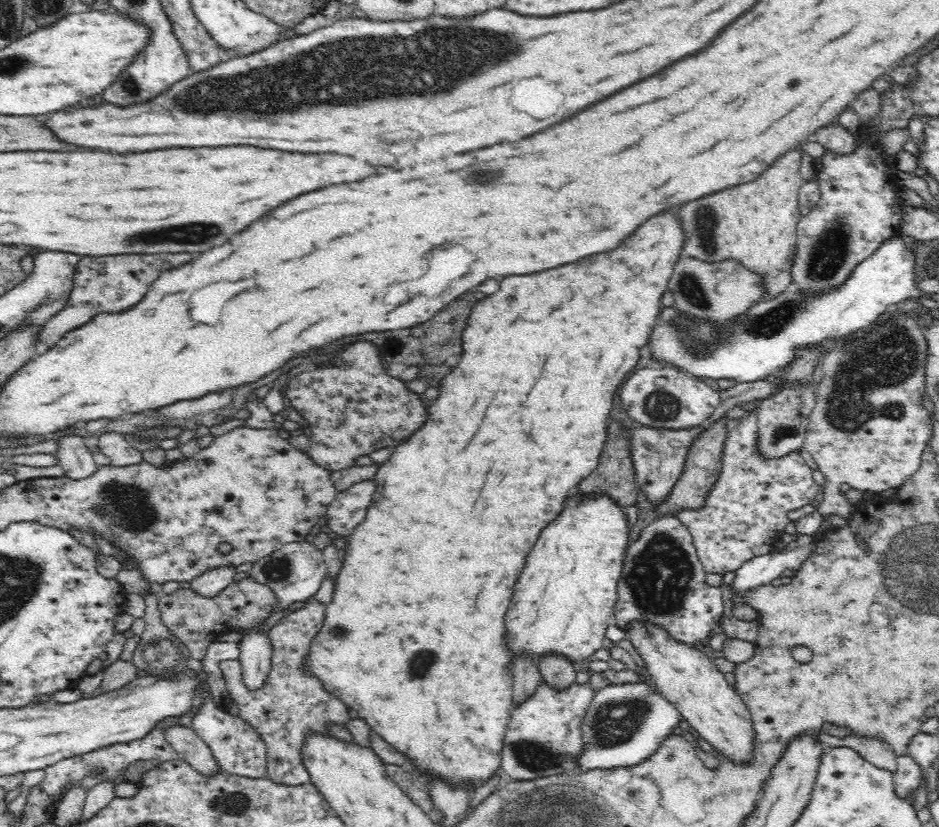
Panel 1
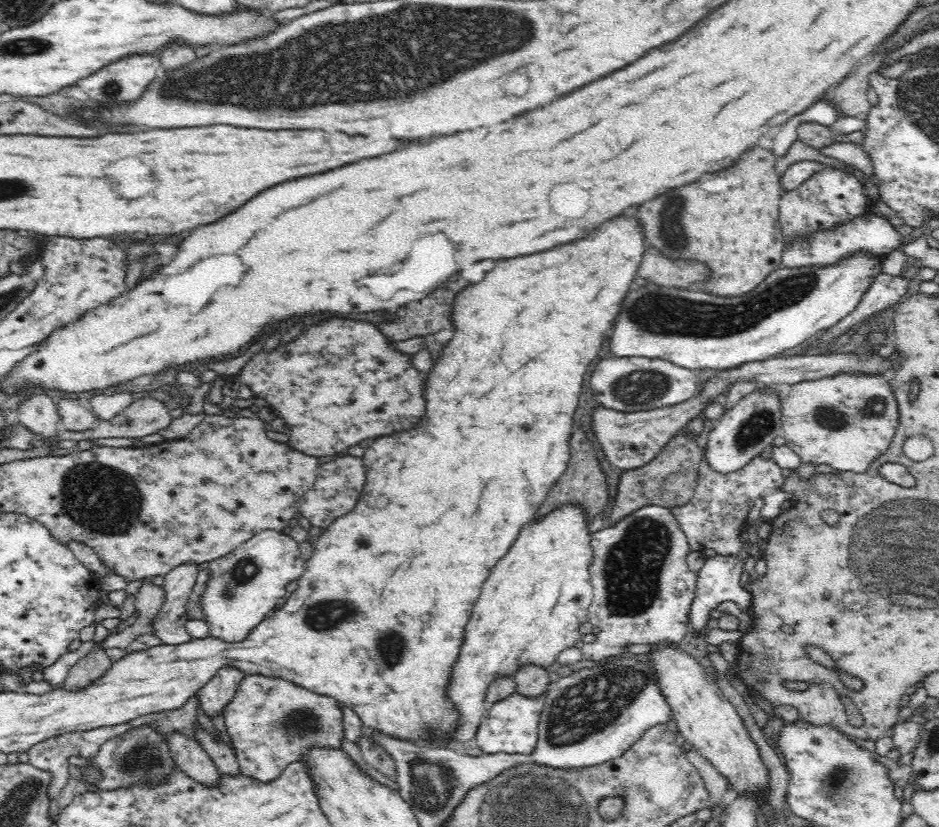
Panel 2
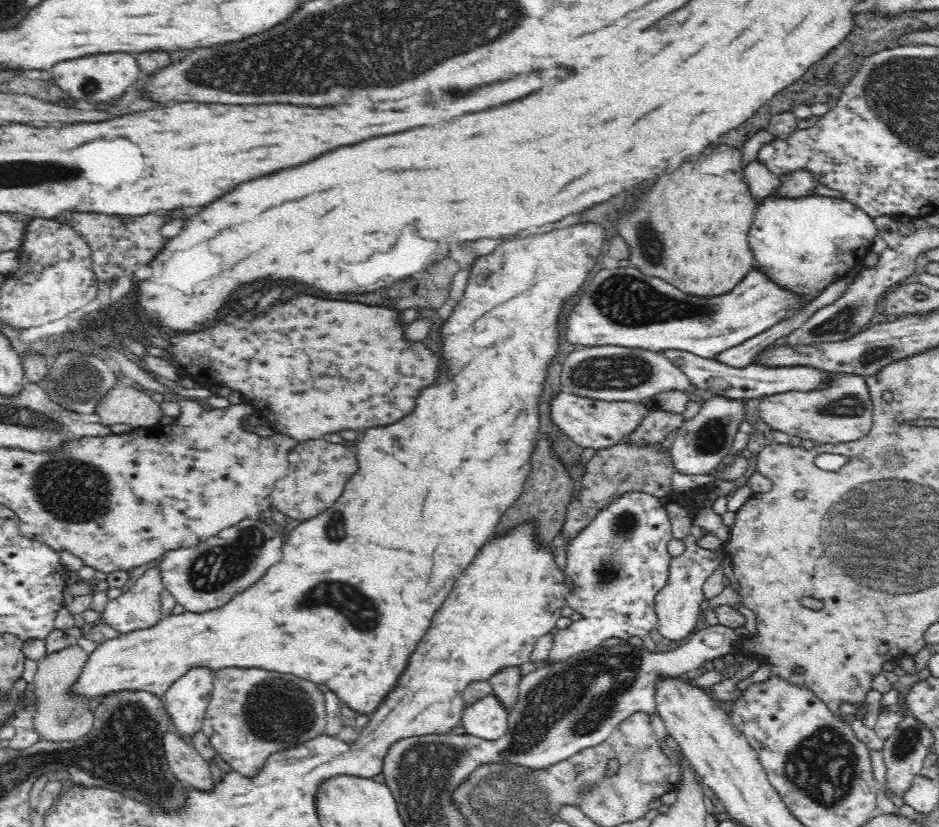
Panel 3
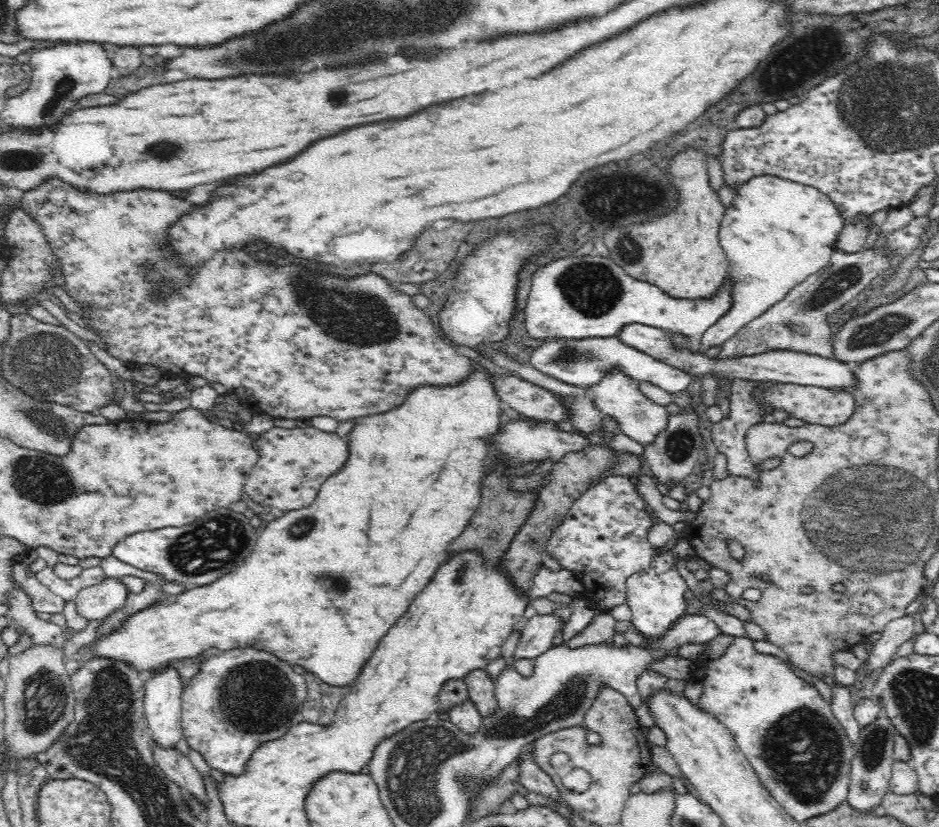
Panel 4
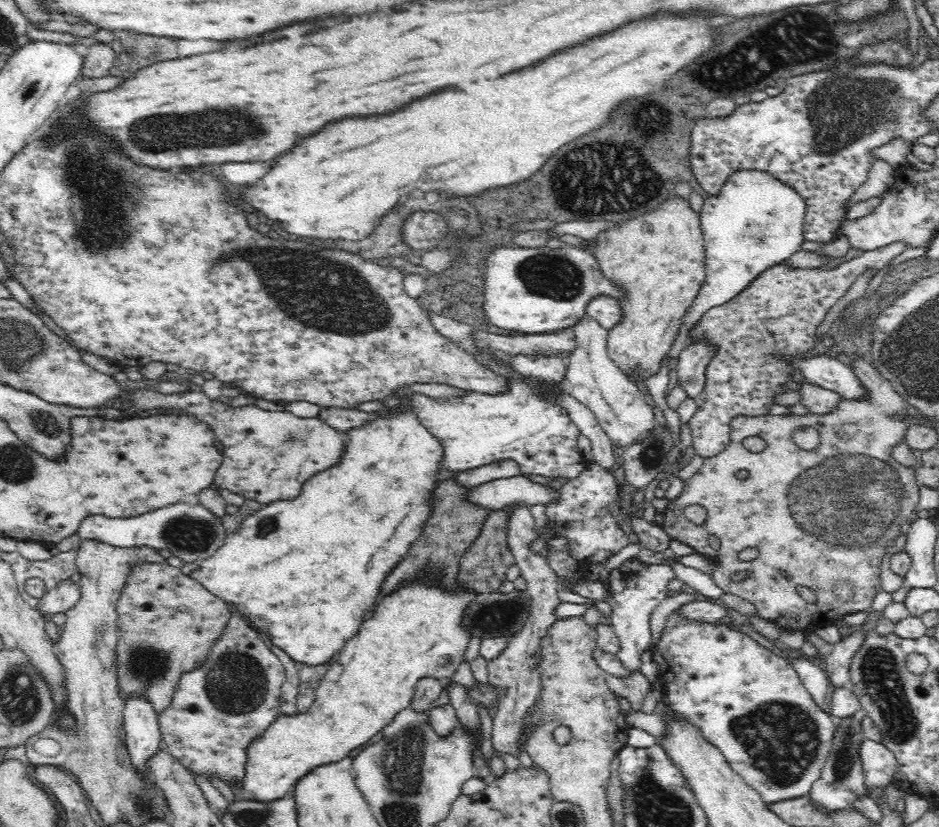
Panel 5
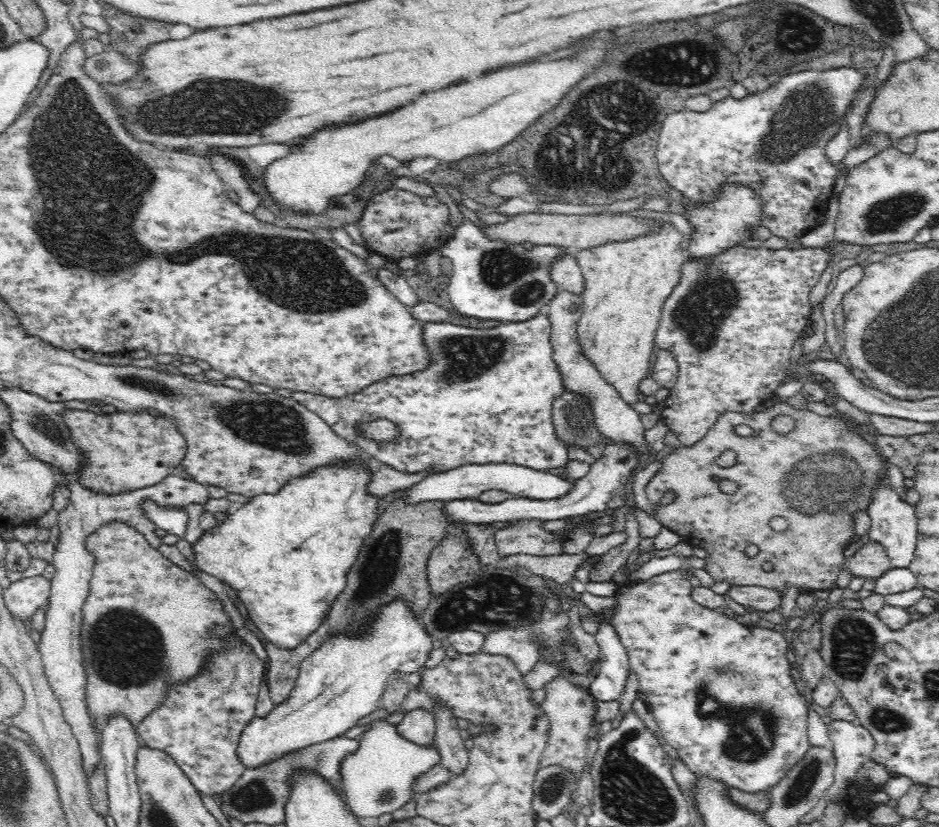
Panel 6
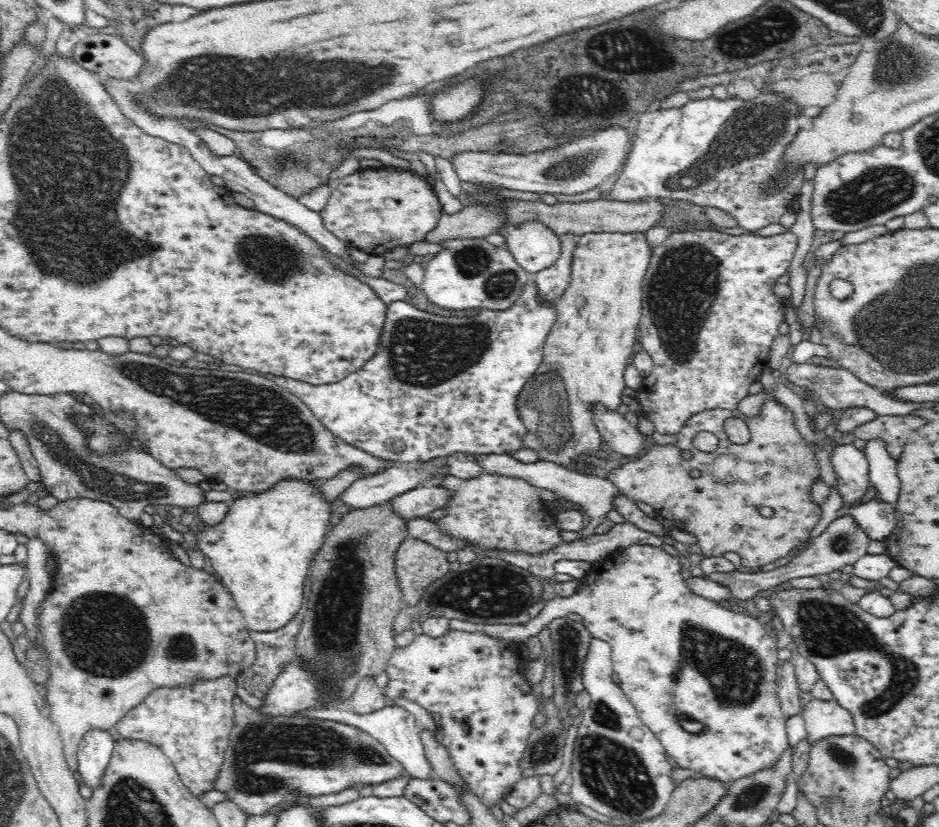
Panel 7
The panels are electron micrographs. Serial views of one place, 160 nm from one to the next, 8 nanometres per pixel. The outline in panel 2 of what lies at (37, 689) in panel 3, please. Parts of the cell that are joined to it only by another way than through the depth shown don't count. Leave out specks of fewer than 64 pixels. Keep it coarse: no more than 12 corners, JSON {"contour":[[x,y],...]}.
{"contour":[[94,650],[70,670],[58,687],[86,688],[111,666],[102,650]]}

